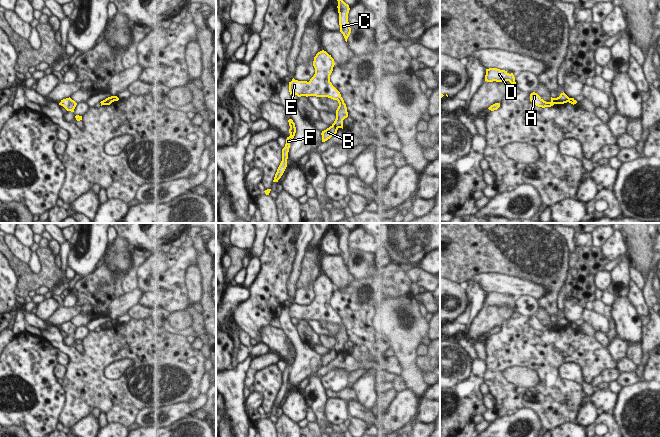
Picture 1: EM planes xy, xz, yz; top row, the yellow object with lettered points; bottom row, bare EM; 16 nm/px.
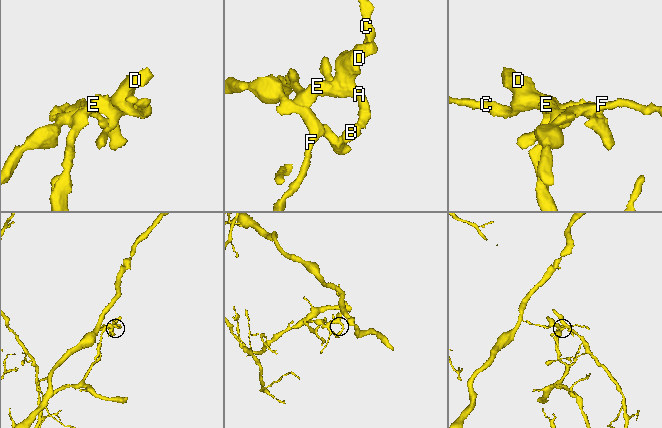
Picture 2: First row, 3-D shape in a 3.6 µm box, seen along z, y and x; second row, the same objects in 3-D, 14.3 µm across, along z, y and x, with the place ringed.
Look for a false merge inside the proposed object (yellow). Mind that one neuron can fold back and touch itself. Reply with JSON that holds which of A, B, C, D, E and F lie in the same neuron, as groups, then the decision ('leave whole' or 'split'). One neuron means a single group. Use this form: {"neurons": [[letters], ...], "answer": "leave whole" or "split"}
{"neurons": [["A", "C", "D", "E"], ["B", "F"]], "answer": "split"}

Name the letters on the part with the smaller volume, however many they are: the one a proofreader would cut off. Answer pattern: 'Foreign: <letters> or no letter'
Foreign: B, F

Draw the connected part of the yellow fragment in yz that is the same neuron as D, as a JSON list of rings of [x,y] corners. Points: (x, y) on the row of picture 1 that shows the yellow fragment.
[[[497,68],[486,69],[485,81],[487,82],[509,81],[511,84],[516,84],[513,73],[509,74],[507,71],[500,70]]]

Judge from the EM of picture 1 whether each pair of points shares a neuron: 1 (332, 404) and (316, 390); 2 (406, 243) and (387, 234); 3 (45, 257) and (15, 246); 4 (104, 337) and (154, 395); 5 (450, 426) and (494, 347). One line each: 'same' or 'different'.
1: different
2: same
3: different
4: same
5: different

